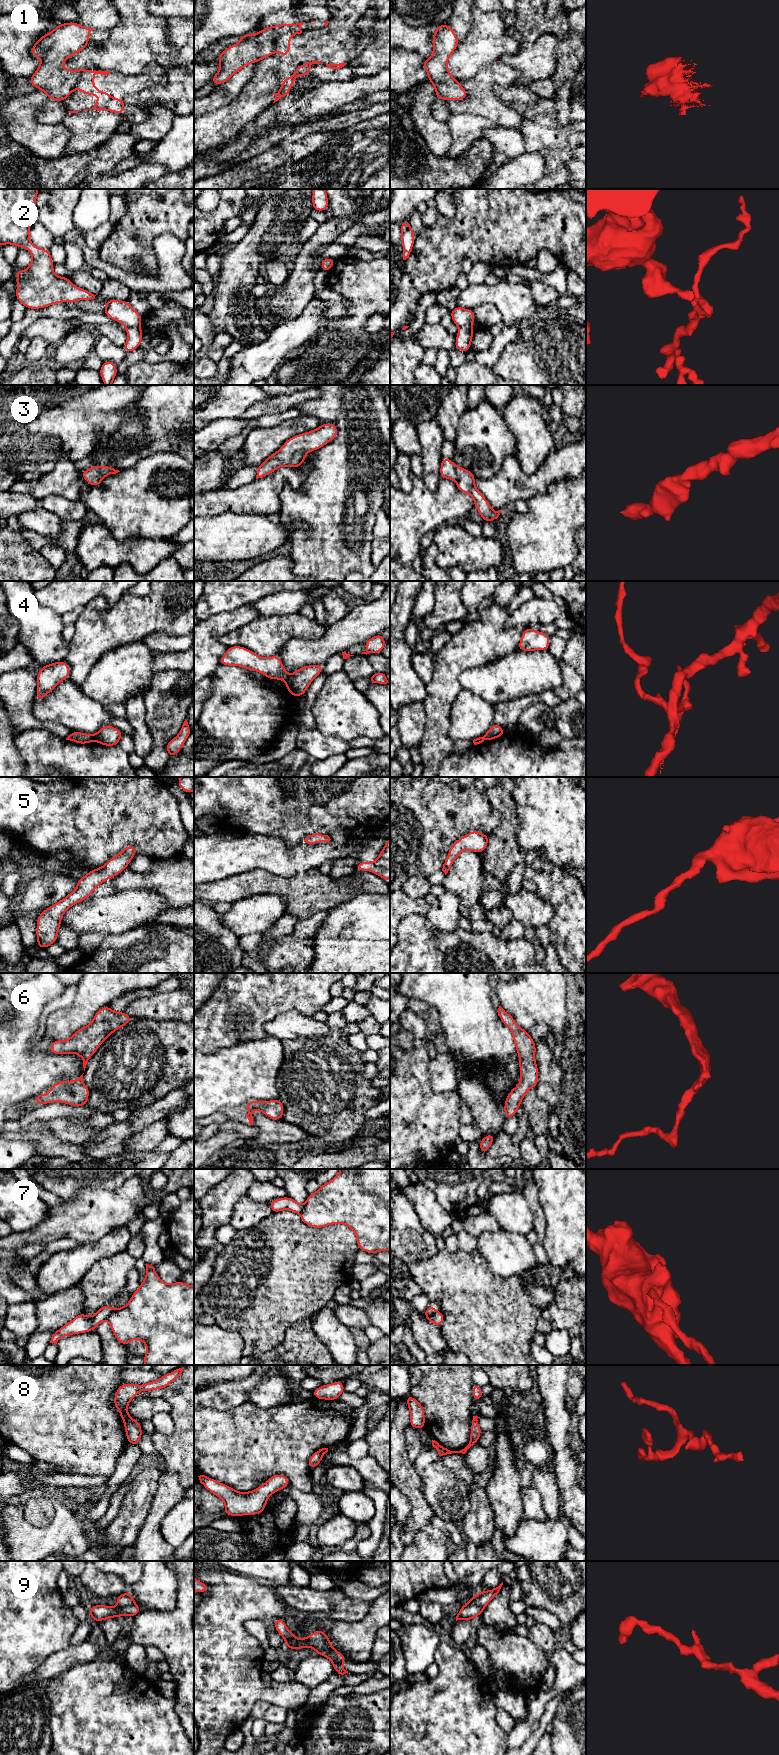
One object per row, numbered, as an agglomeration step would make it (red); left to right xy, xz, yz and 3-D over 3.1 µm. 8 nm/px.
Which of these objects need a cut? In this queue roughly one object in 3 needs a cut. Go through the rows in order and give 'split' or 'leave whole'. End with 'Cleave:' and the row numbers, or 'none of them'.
1: split
2: split
3: leave whole
4: split
5: leave whole
6: leave whole
7: split
8: leave whole
9: split
Cleave: 1, 2, 4, 7, 9

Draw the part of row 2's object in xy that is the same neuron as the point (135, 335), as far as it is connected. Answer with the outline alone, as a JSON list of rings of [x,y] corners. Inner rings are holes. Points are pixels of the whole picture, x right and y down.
[[[139,327],[125,328],[125,330],[128,333],[128,338],[123,345],[123,350],[129,353],[139,348],[144,332]]]

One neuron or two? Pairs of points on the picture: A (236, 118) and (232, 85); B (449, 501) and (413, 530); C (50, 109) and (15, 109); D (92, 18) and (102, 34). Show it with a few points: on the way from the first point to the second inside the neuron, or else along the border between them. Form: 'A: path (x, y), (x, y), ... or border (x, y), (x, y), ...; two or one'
A: border (249, 81), (233, 99), (214, 112); two
B: path (440, 507), (435, 508), (422, 521); one
C: border (48, 98), (37, 111), (36, 119), (57, 124); two
D: border (93, 28), (107, 28), (109, 30); two

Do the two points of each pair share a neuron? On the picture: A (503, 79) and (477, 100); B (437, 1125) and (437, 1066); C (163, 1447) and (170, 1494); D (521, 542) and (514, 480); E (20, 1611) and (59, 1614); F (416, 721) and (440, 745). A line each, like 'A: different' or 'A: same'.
A: same
B: different
C: different
D: different
E: same
F: different

